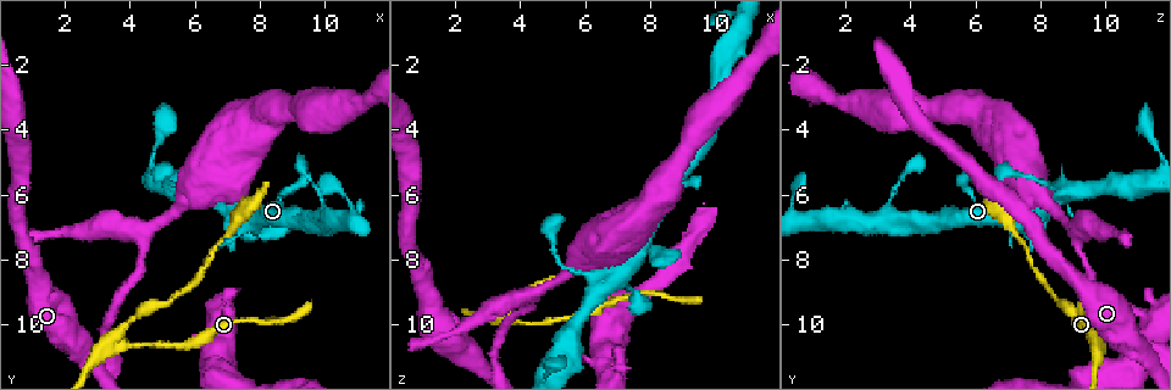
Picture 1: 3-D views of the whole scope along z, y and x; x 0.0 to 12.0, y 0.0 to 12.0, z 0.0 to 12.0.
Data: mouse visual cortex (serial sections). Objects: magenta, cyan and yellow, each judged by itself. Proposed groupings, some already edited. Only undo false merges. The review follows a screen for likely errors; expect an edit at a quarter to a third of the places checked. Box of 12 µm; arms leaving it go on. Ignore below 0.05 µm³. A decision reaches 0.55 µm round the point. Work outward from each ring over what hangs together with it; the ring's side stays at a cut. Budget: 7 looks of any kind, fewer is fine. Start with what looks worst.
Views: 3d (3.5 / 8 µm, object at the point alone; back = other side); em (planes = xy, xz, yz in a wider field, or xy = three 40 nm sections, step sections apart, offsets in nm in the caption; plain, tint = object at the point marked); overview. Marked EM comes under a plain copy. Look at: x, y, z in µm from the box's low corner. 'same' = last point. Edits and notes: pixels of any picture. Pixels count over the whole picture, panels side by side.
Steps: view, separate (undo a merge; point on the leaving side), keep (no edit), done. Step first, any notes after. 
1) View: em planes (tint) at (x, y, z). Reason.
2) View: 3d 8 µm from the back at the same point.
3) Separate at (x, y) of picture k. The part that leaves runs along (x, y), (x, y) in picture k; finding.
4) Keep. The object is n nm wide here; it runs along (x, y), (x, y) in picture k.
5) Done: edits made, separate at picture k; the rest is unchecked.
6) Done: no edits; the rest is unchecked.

View: em xy step 5 (tint) at (3.5, 10.7, 9.8). Abrupt turn.

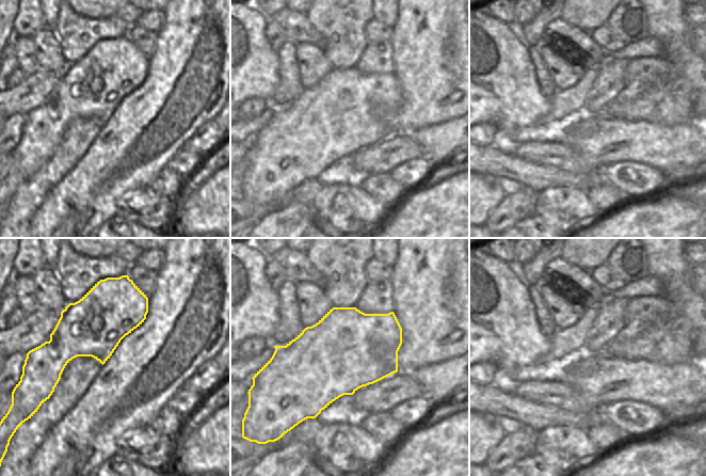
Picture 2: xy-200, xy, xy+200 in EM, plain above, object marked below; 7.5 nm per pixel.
View: 3d 3.5 µm at the same point.

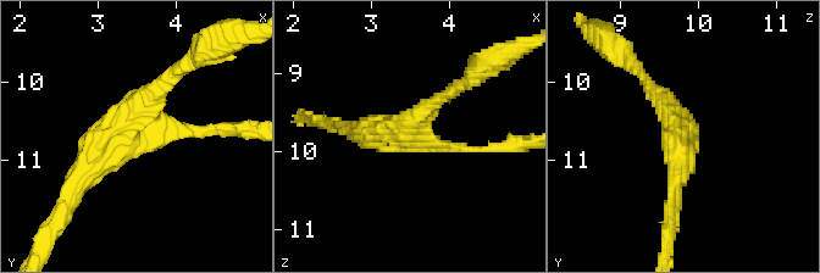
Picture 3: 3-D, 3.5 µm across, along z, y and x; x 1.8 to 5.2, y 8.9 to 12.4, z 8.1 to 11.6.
Keep. 3 arms meet here; it runs along (693, 127), (691, 134), (641, 74) in picture 3; one cell here.

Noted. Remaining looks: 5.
View: 3d 3.5 µm at (6.5, 6.0, 8.5). Sharp bend.

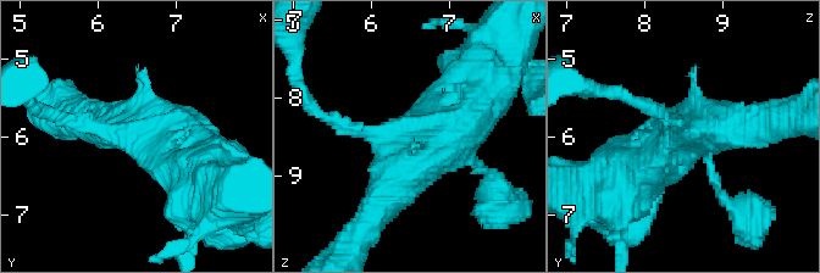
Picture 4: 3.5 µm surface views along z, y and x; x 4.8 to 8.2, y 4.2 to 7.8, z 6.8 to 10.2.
View: em xy step 2 (tint) at (6.50, 5.95, 8.50). Now the EM.

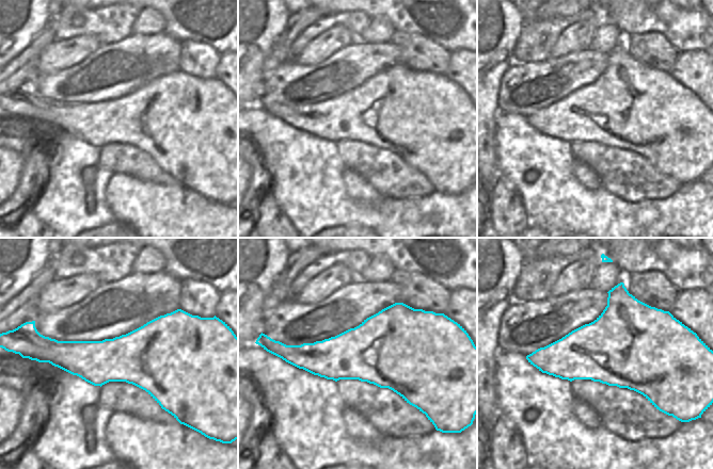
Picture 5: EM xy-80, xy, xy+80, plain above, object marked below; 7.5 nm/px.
Keep. It runs along (481, 99), (399, 173), (376, 207) in picture 4; continuous, no second cell.

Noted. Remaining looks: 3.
View: 3d 3.5 µm at (10.0, 6.4, 3.3). Arms part here.

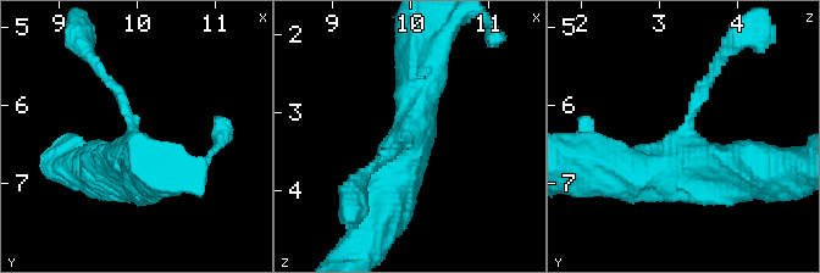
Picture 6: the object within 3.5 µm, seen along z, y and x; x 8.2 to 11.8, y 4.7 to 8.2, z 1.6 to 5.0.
View: em xy step 2 (tint) at (9.95, 6.45, 3.35). 3 arms meet here; the arms are 150, 450, 600 nm wide.

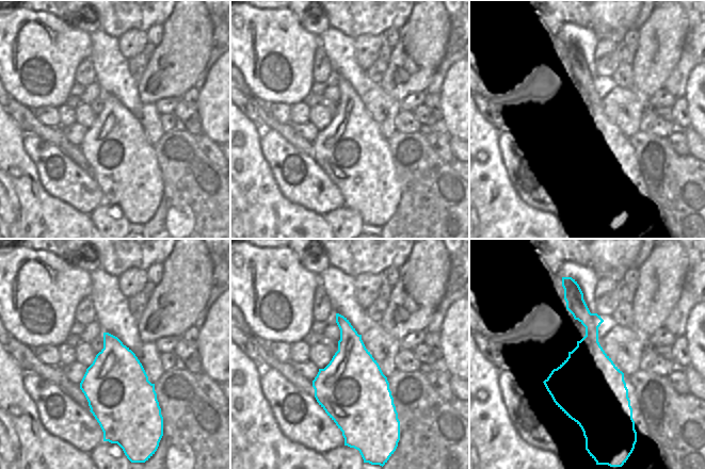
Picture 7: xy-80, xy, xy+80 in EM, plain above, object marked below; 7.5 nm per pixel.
Keep. It runs along (376, 211), (406, 157), (425, 61) in picture 6; all the same cell.

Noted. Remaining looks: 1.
Done: no edits; the rest is unchecked.

